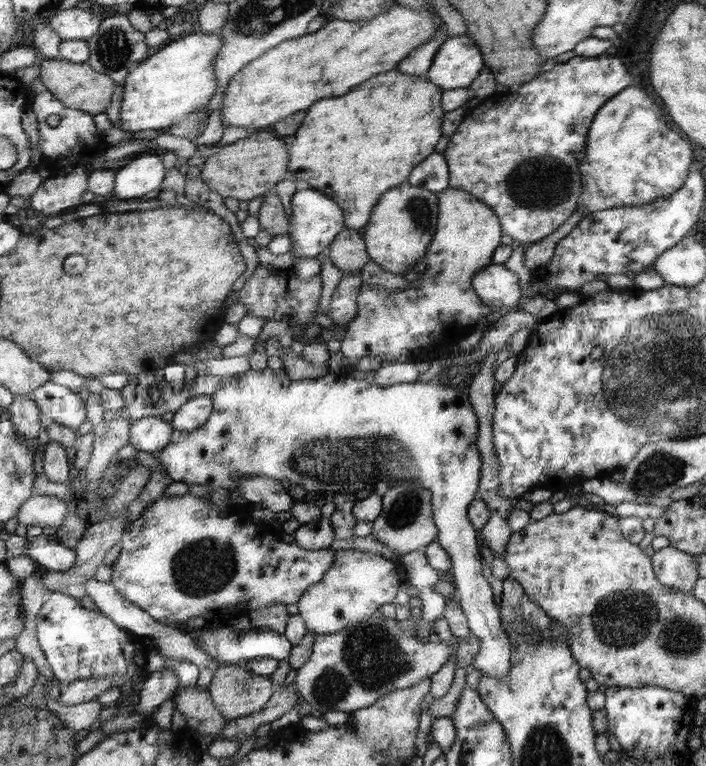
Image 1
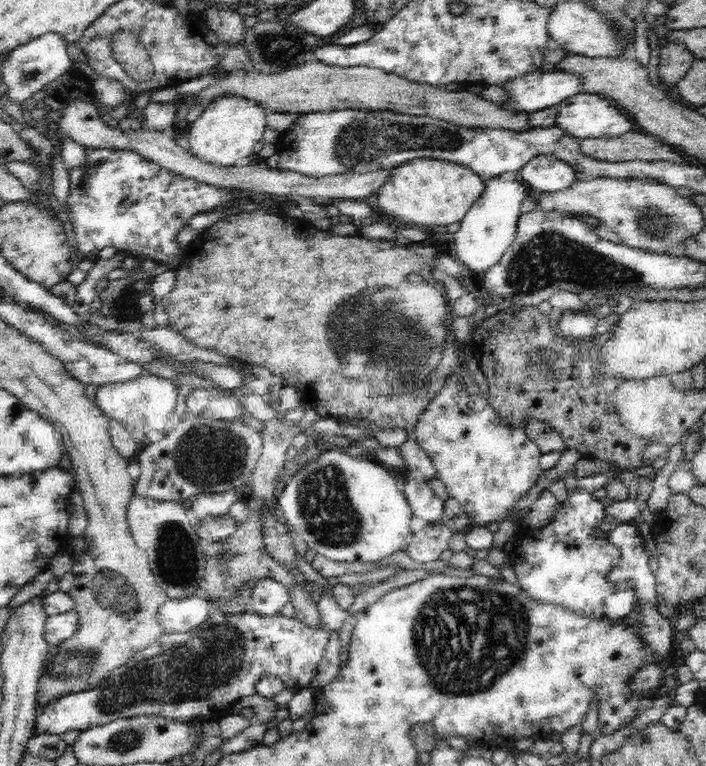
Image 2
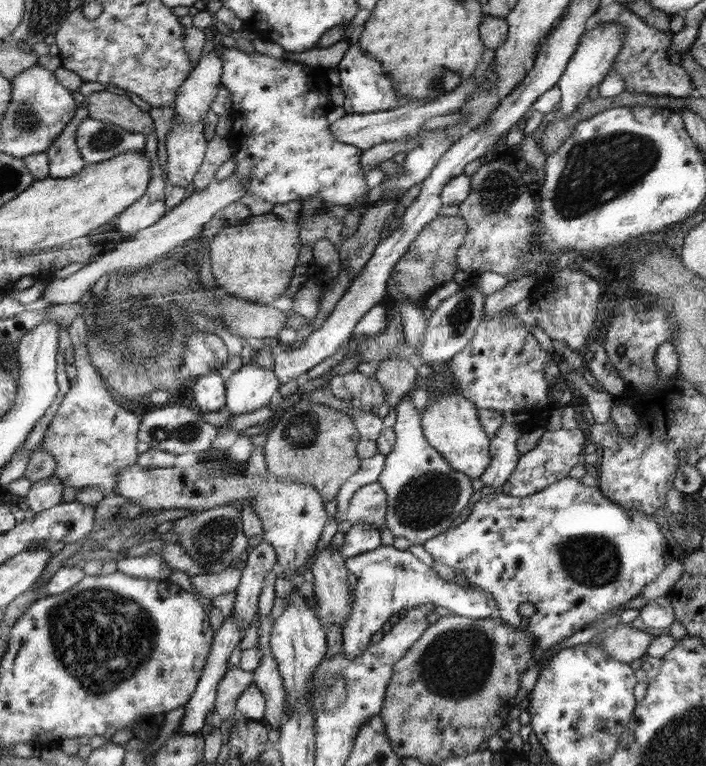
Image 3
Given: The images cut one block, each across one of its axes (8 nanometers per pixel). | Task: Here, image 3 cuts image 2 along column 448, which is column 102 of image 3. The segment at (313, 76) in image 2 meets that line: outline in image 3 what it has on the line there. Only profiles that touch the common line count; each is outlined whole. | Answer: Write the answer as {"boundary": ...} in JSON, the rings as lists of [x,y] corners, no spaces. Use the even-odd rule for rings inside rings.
{"boundary":[[[110,88],[97,91],[90,94],[85,103],[89,118],[94,120],[116,124],[128,132],[141,132],[145,135],[149,135],[154,128],[152,118],[121,91],[118,94],[112,94]]]}

